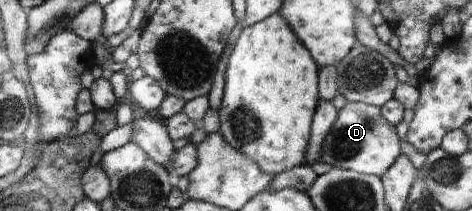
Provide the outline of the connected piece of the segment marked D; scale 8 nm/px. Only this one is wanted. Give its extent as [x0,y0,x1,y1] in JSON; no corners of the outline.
[322,102,400,179]

